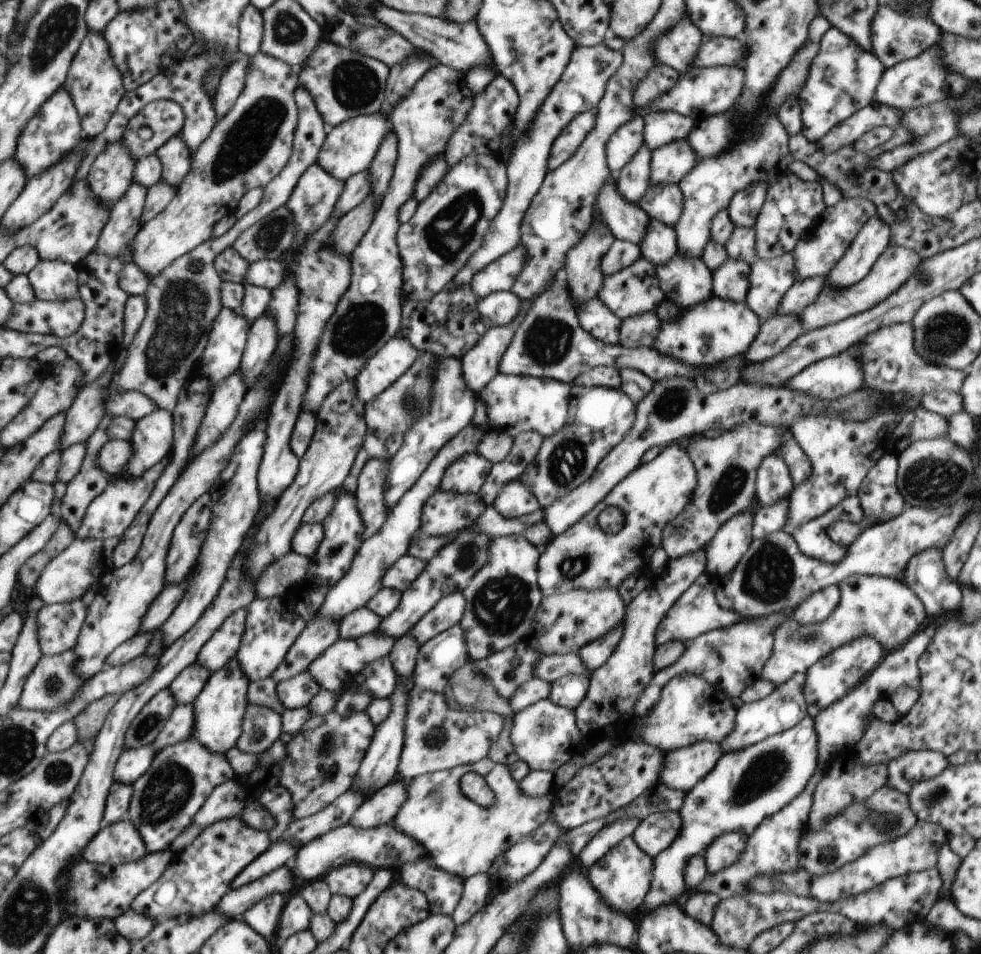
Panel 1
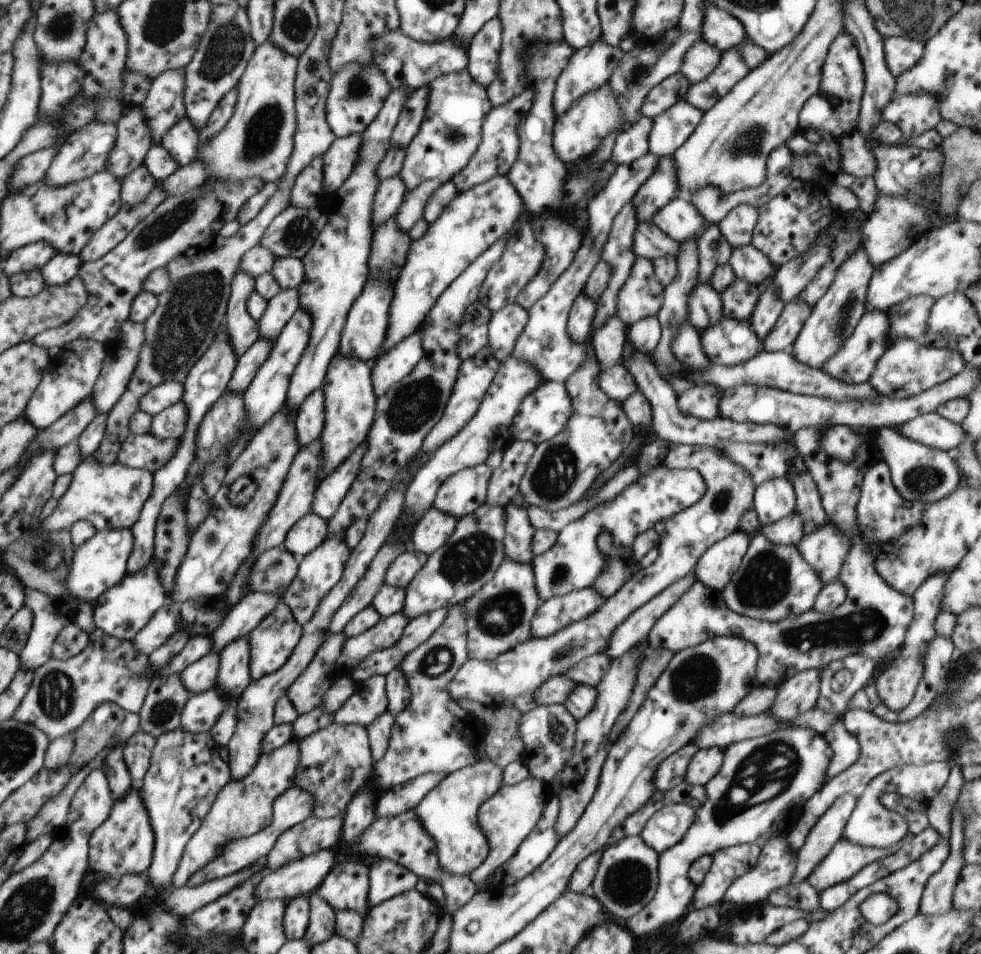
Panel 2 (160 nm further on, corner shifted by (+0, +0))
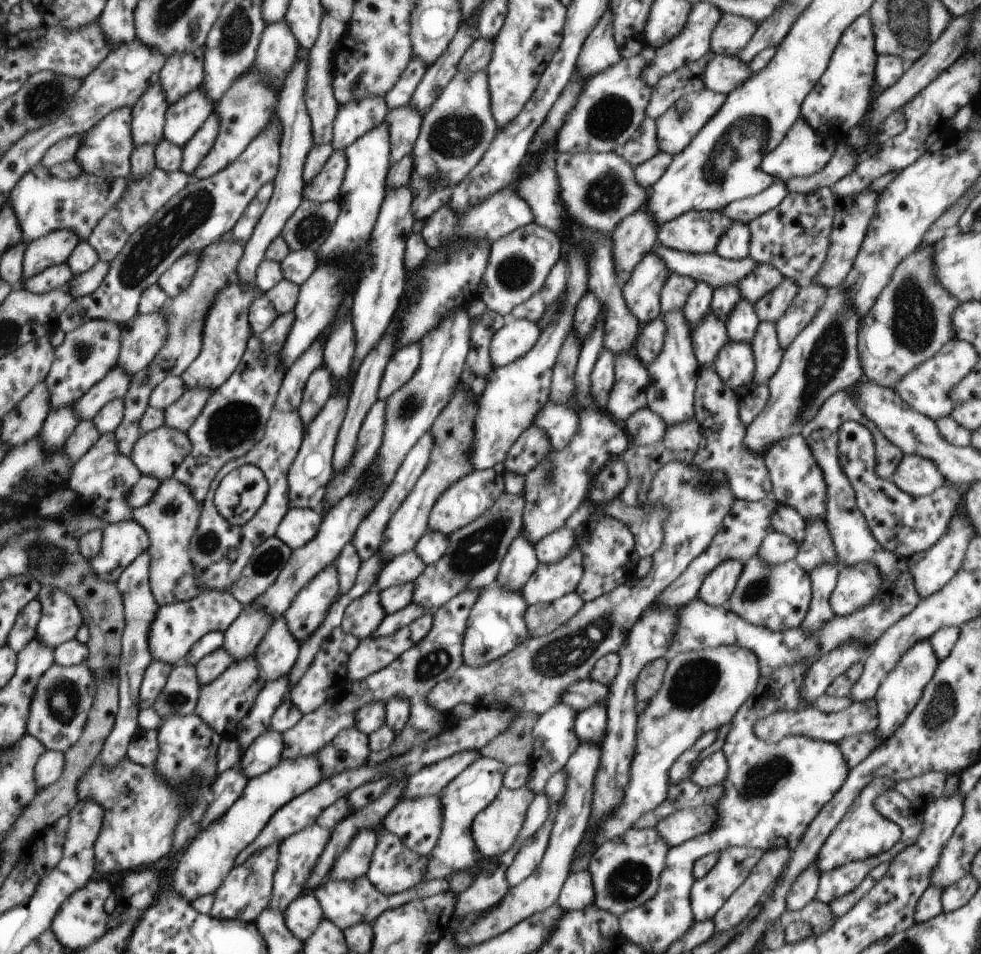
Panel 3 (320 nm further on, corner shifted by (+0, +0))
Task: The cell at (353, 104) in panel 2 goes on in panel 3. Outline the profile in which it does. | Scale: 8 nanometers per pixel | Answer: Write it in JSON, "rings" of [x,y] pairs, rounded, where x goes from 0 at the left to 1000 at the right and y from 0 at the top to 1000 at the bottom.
{"rings":[[[376,101],[367,106],[346,110],[339,128],[340,158],[351,158],[363,146],[392,128],[397,113],[391,102]]]}

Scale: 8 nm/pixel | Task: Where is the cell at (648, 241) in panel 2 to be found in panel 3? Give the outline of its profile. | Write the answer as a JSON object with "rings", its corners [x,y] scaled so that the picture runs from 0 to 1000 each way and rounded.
{"rings":[[[669,256],[664,264],[674,268],[685,286],[701,288],[709,296],[720,297],[727,304],[740,299],[753,302],[753,298],[773,277],[765,268],[747,274],[737,271],[730,264],[721,267],[701,266],[675,256],[672,259]]]}

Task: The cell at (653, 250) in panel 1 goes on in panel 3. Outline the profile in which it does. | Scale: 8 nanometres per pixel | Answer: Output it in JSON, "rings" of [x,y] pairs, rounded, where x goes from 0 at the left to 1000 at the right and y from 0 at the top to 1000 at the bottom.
{"rings":[[[685,286],[674,306],[674,329],[672,332],[675,334],[678,329],[695,326],[708,300],[709,295],[703,289]]]}

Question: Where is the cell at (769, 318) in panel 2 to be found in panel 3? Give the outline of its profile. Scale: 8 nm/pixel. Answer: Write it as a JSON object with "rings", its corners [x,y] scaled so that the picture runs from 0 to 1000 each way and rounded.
{"rings":[[[774,339],[766,366],[770,375],[768,398],[772,404],[782,404],[795,386],[799,369],[794,362],[789,339]]]}

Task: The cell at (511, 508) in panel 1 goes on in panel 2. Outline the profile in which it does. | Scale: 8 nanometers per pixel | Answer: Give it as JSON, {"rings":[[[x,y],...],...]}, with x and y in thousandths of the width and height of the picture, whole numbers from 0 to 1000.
{"rings":[[[522,526],[515,531],[514,582],[525,590],[540,592],[546,581],[543,580],[542,565],[545,553],[538,544],[536,535],[524,530]]]}

